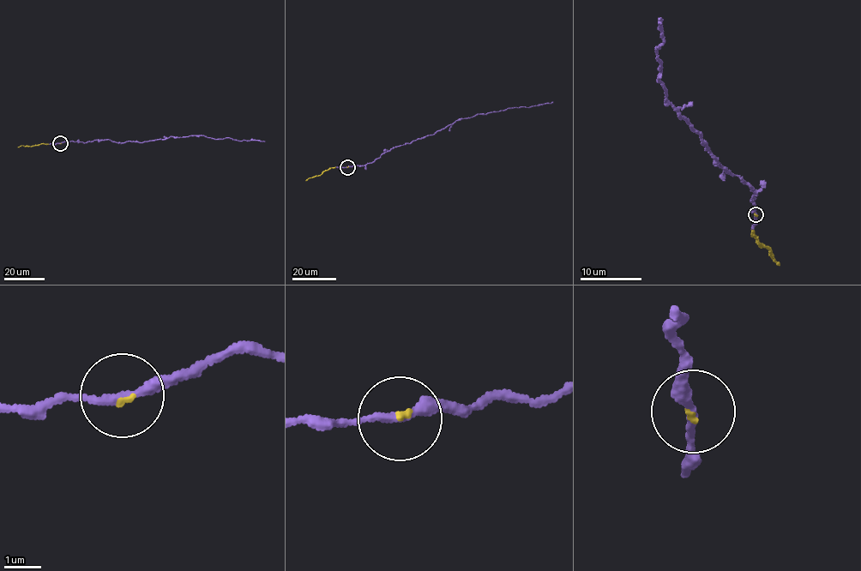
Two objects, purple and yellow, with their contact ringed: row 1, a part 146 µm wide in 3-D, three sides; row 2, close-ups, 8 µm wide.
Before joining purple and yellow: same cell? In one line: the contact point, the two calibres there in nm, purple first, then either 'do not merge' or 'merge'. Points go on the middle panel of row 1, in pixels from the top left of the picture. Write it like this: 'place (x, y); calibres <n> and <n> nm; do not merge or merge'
place (347, 167); calibres 240 and 90 nm; merge

